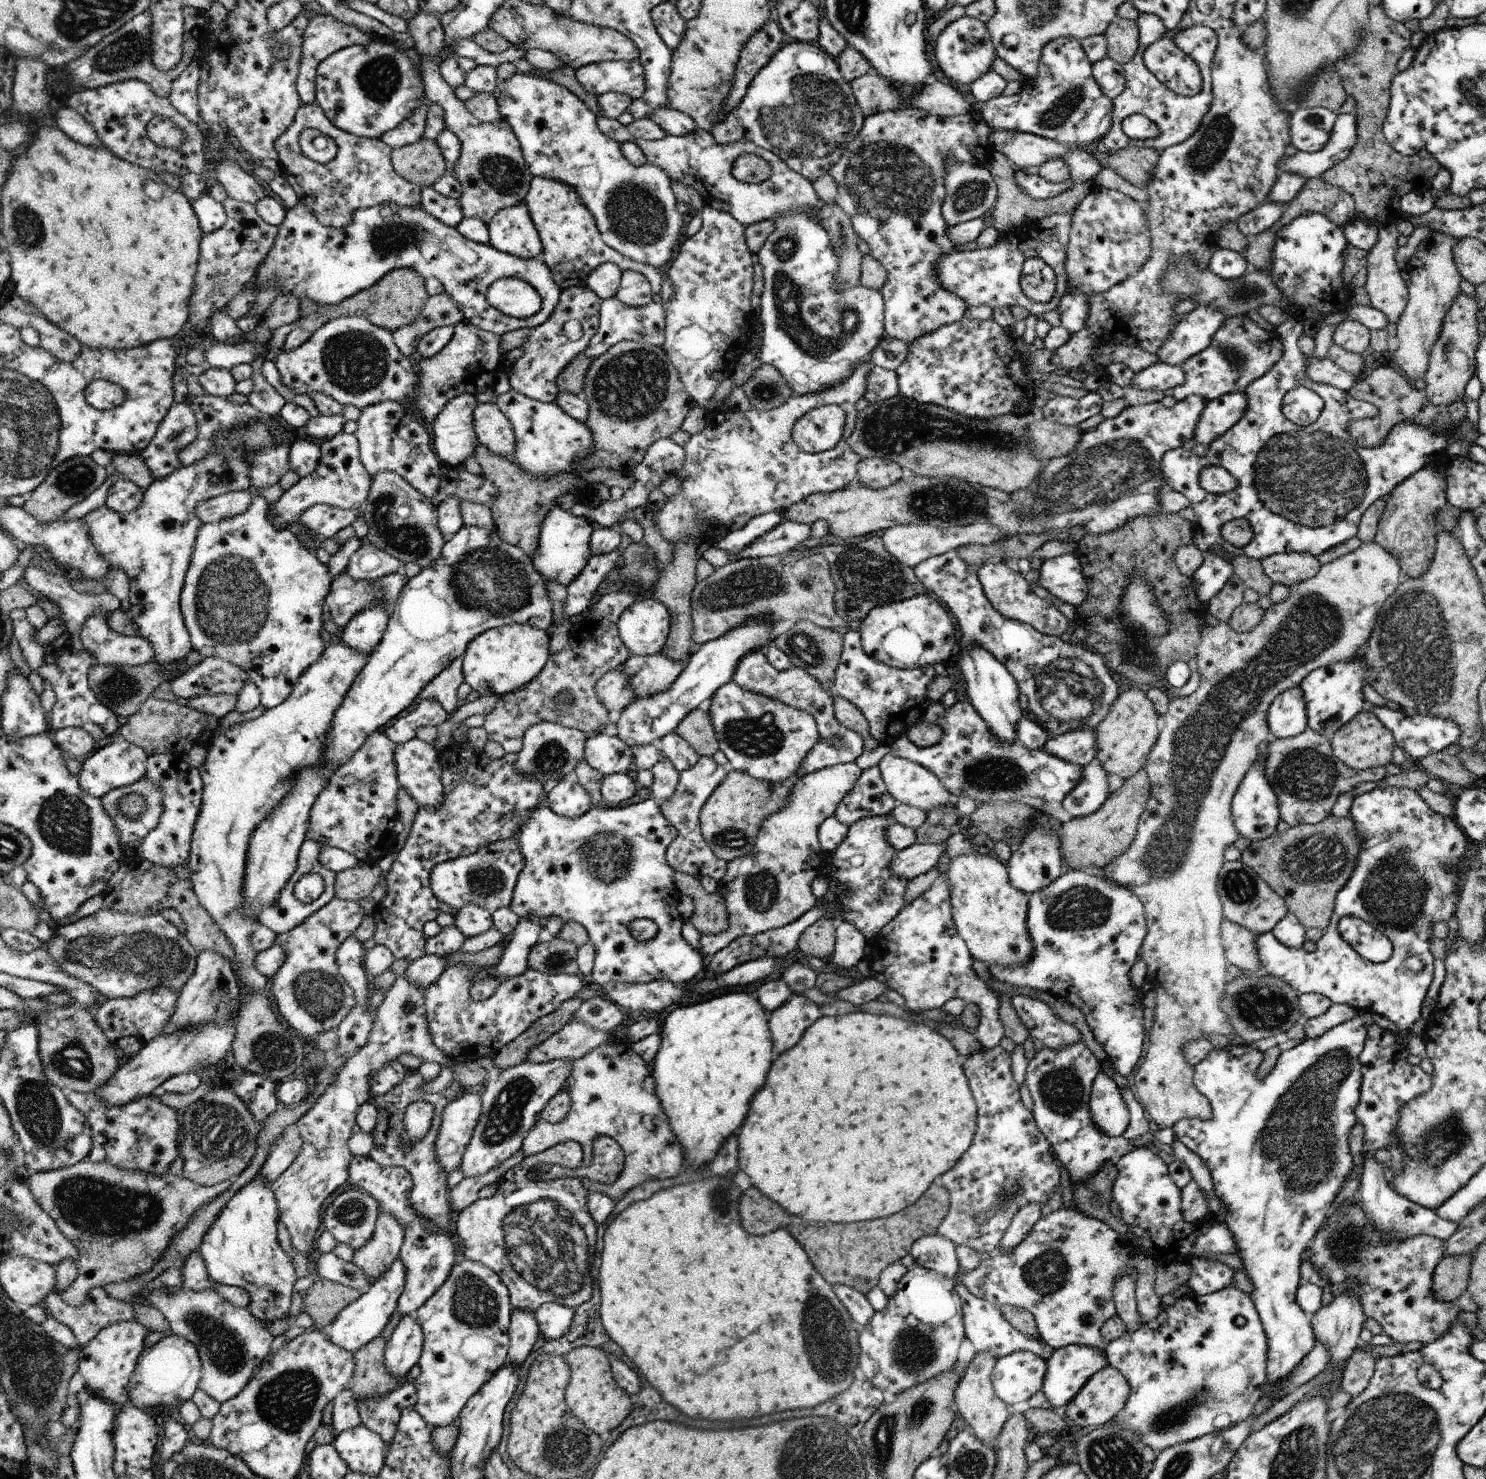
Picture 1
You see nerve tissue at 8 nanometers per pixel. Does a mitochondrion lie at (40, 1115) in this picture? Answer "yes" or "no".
yes

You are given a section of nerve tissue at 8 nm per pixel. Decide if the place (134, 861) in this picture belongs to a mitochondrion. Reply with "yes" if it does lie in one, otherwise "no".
no

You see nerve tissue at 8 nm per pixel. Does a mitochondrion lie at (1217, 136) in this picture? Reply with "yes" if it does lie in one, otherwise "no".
yes

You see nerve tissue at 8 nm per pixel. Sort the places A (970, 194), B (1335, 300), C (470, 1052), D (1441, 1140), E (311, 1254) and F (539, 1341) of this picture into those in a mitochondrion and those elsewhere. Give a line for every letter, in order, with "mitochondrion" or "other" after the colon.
A: mitochondrion
B: other
C: other
D: mitochondrion
E: other
F: other

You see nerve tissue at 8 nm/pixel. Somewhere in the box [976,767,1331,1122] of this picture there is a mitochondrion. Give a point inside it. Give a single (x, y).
(1079, 909)

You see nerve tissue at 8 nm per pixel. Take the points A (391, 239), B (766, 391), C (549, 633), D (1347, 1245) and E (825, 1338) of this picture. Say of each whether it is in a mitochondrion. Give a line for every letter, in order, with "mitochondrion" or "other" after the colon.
A: mitochondrion
B: mitochondrion
C: other
D: mitochondrion
E: mitochondrion

